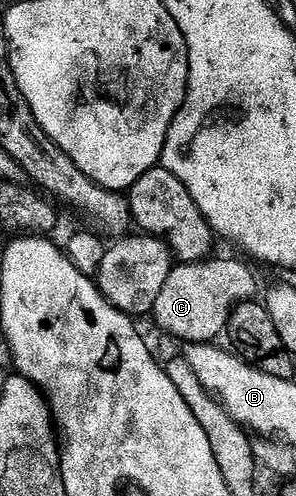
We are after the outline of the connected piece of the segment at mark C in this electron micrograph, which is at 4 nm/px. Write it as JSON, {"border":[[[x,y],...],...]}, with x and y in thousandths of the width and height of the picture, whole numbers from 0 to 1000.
{"border":[[[834,524],[824,526],[642,526],[632,530],[584,532],[574,546],[574,563],[561,563],[547,589],[534,595],[534,611],[520,611],[510,637],[581,679],[598,679],[618,692],[682,696],[733,685],[730,677],[753,673],[770,661],[770,645],[787,623],[821,607],[855,605],[865,593],[865,558],[851,552],[855,536]]]}

